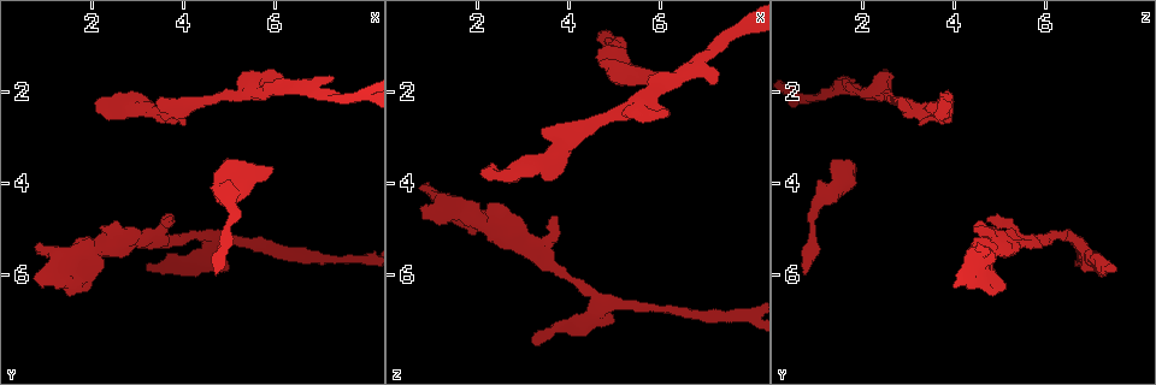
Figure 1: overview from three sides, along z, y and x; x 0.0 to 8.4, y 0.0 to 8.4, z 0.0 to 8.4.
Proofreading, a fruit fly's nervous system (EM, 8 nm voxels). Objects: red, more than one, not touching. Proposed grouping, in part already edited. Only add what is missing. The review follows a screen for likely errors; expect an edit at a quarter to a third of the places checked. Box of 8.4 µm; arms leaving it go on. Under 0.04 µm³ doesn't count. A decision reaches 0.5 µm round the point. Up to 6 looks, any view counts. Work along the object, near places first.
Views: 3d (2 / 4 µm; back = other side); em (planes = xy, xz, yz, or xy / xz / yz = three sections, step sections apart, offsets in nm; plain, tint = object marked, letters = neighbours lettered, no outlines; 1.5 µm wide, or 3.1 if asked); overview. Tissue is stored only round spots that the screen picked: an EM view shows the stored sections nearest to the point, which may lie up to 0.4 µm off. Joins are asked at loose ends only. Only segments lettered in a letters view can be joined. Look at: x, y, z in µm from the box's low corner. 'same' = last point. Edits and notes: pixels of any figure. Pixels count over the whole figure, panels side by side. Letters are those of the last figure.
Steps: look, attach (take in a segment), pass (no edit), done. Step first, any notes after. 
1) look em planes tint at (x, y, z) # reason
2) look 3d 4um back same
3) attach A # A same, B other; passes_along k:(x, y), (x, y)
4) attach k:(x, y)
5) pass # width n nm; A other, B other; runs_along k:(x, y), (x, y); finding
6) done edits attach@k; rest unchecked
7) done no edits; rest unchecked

look em xy step 4 letters at (4.65, 5.95, 0.75) # branch stops here

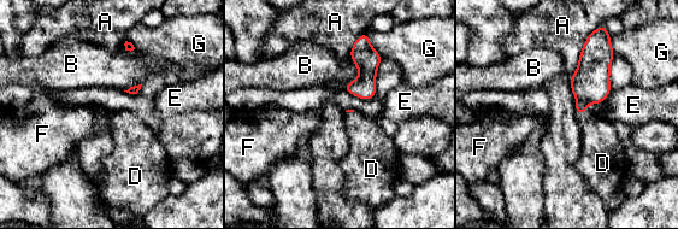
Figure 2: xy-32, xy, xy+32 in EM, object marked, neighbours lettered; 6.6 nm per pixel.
look em planes letters same

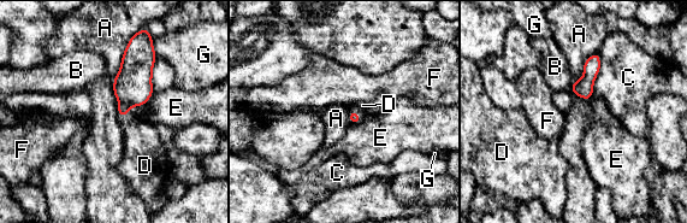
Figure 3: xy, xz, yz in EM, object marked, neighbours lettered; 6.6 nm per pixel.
attach D # longest_contact A 440 nm; A other, B other, C other, D same, E other, F other, G other; passes_along 3:(354, 118), (355, 111), (360, 106); it goes on there

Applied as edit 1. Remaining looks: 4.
look overview

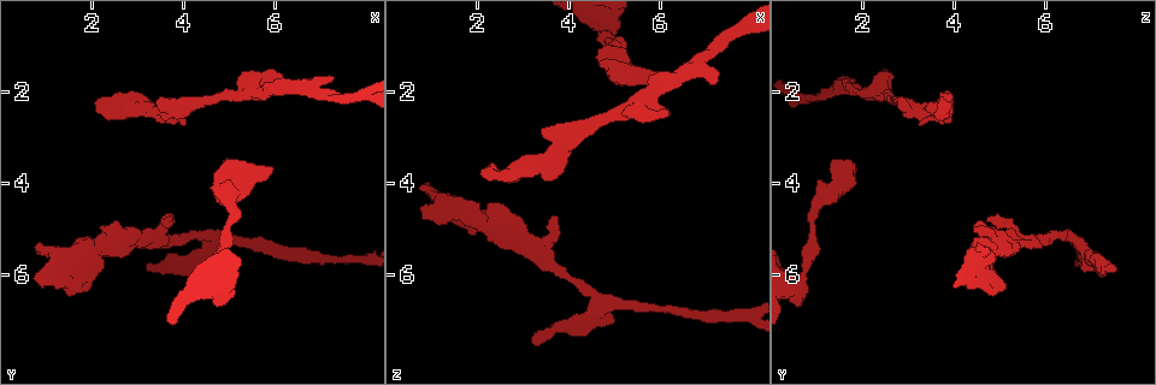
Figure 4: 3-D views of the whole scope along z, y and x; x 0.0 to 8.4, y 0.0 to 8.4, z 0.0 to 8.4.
look em planes letters at (3.70, 4.80, 4.80) # free end

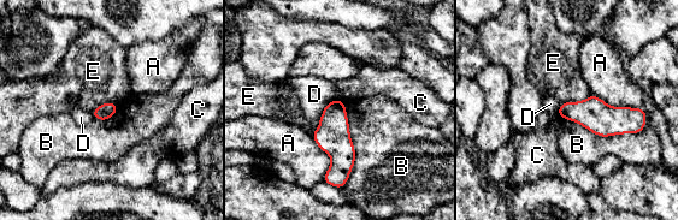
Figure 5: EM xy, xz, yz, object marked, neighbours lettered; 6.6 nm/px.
pass # longest_contact B 600 nm; A other, B other, C other, D other, E other; border 5:(561, 118), (600, 136), (647, 120); no lettered segment goes on from it

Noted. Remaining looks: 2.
done edits attach@3; rest unchecked

